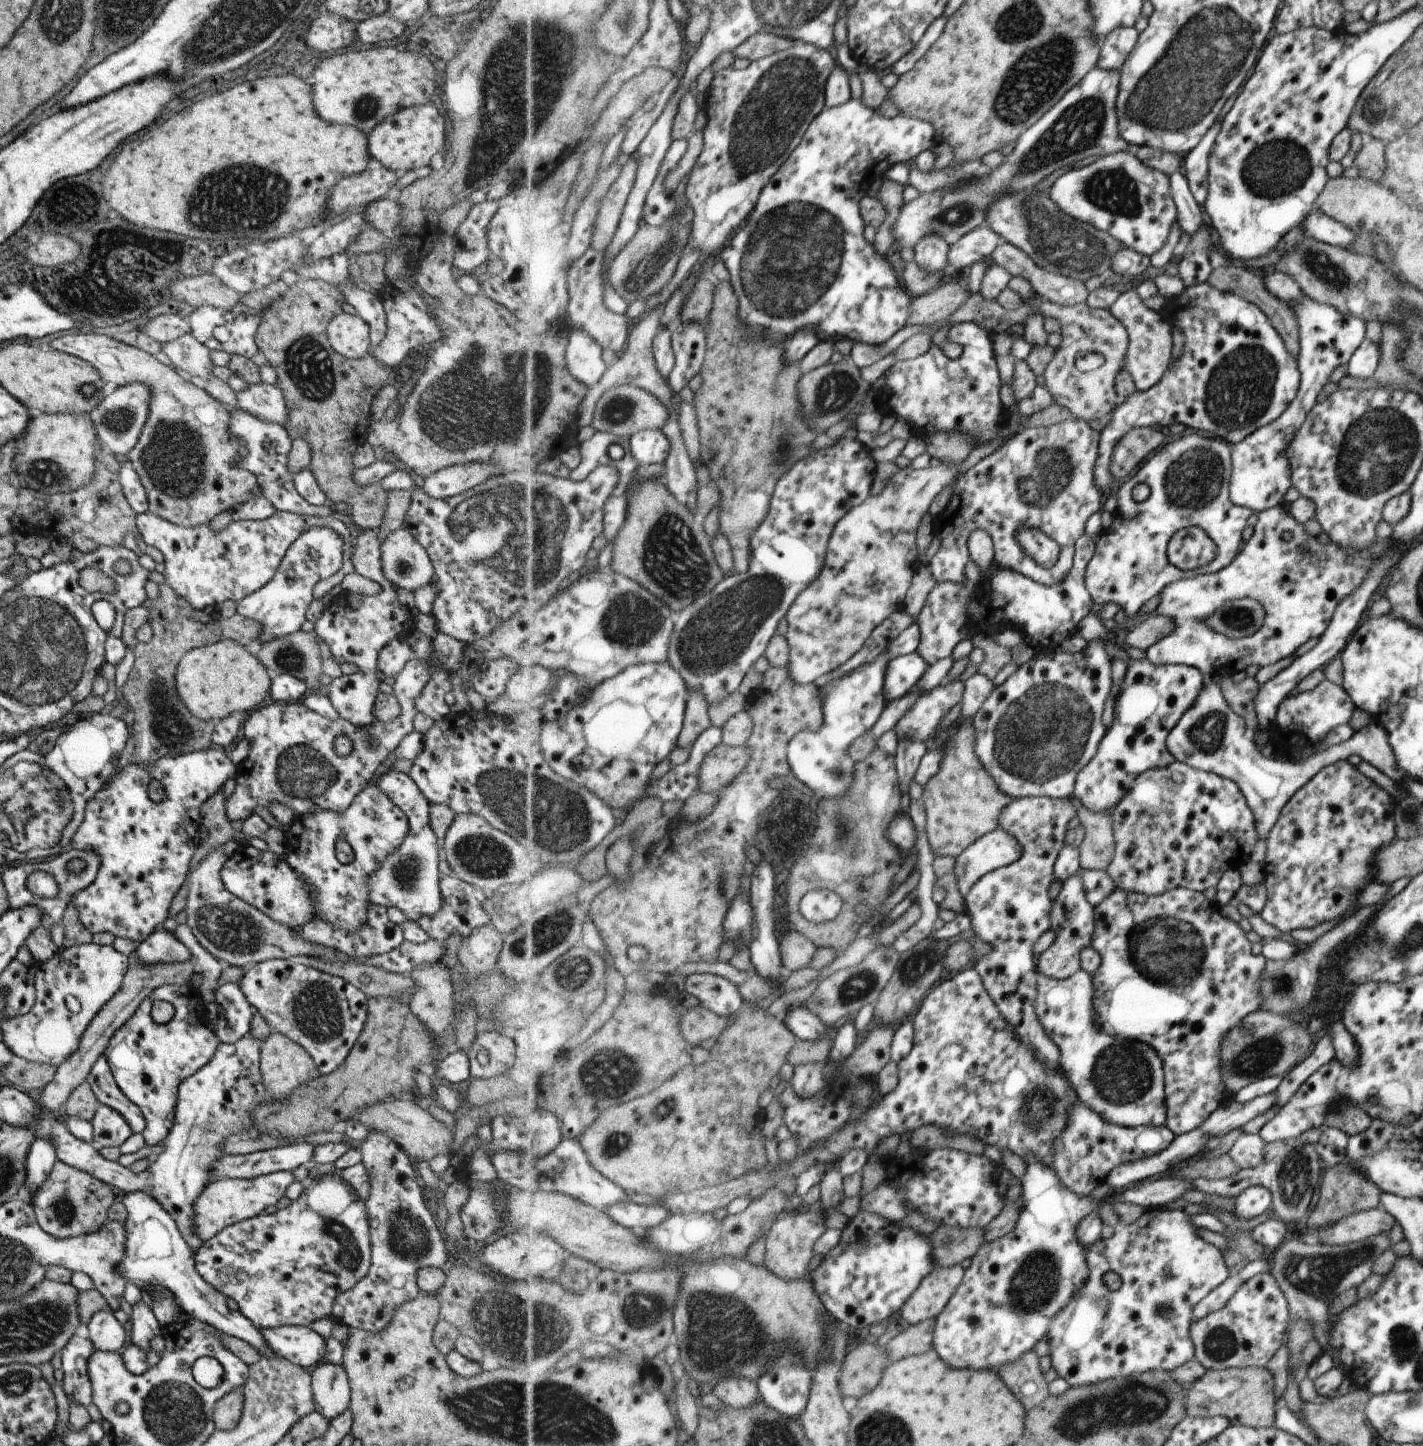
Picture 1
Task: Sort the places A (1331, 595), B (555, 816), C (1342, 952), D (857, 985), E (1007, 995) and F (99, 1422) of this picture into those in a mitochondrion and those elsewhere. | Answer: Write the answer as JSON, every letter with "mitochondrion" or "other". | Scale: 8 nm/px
{"A":"other","B":"mitochondrion","C":"other","D":"mitochondrion","E":"other","F":"other"}

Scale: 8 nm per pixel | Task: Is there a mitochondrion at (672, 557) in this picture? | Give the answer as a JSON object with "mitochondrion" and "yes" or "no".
{"mitochondrion":"yes"}

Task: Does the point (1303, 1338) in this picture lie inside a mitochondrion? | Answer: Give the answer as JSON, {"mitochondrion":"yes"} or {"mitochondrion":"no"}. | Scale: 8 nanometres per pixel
{"mitochondrion":"no"}

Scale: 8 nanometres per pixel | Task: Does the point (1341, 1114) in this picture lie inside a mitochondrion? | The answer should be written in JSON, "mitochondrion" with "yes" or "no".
{"mitochondrion":"yes"}

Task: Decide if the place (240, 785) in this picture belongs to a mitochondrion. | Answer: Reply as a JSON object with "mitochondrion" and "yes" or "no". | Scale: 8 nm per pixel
{"mitochondrion":"no"}

